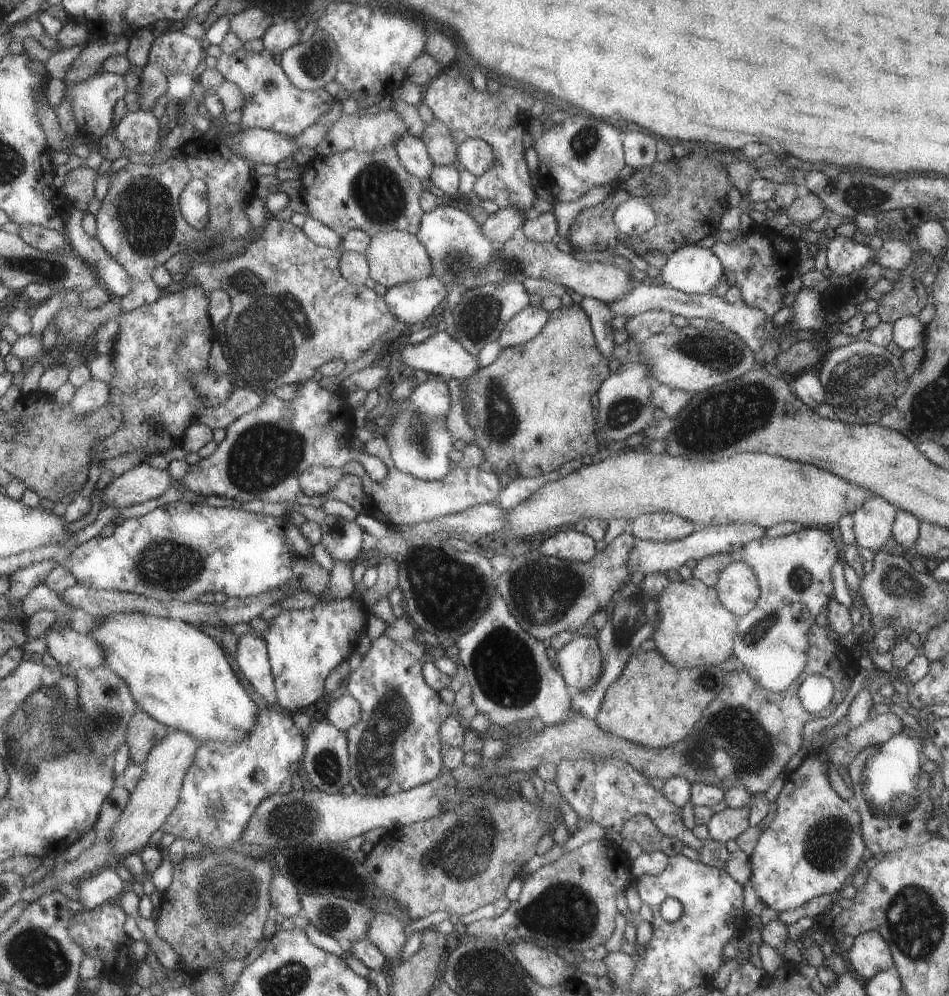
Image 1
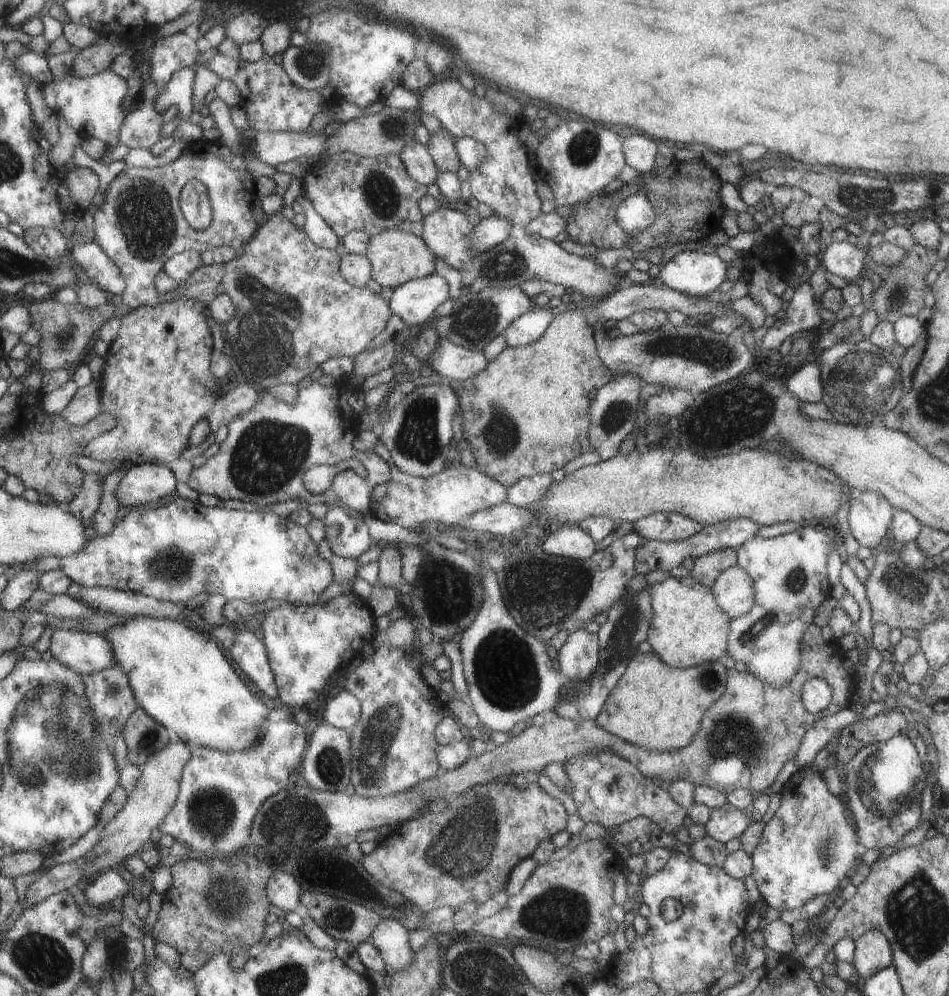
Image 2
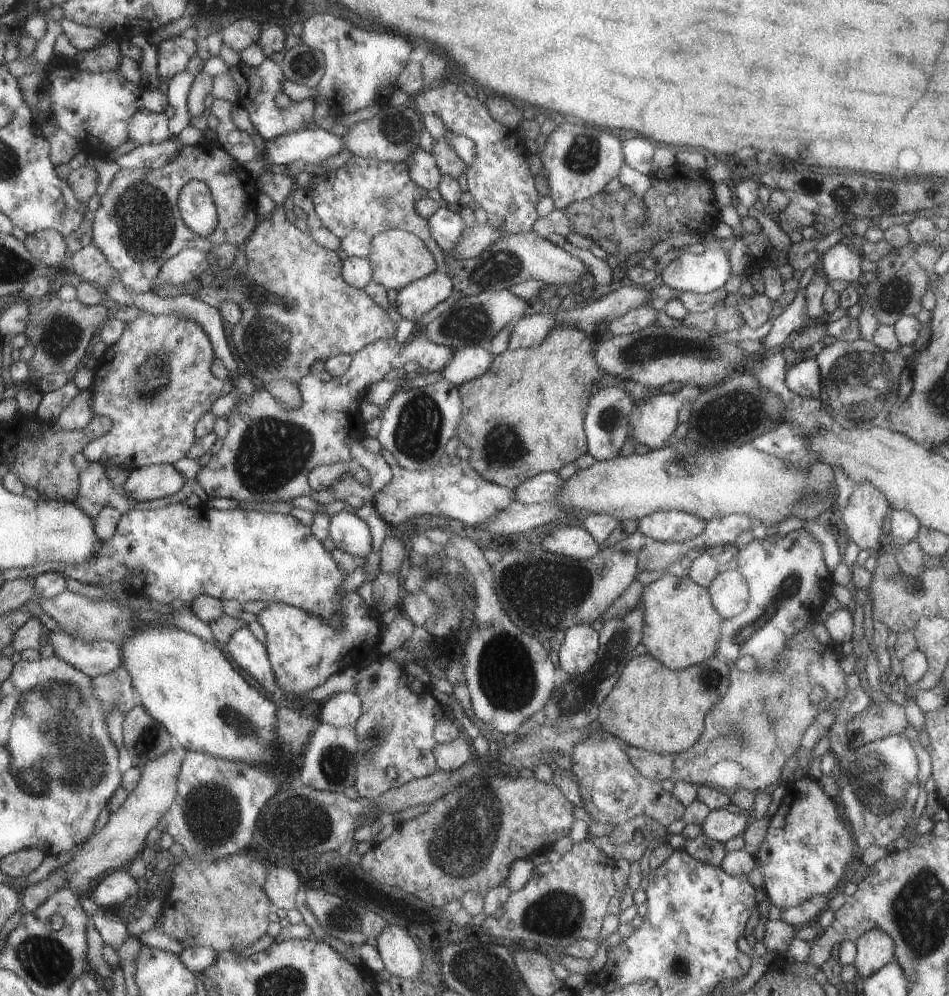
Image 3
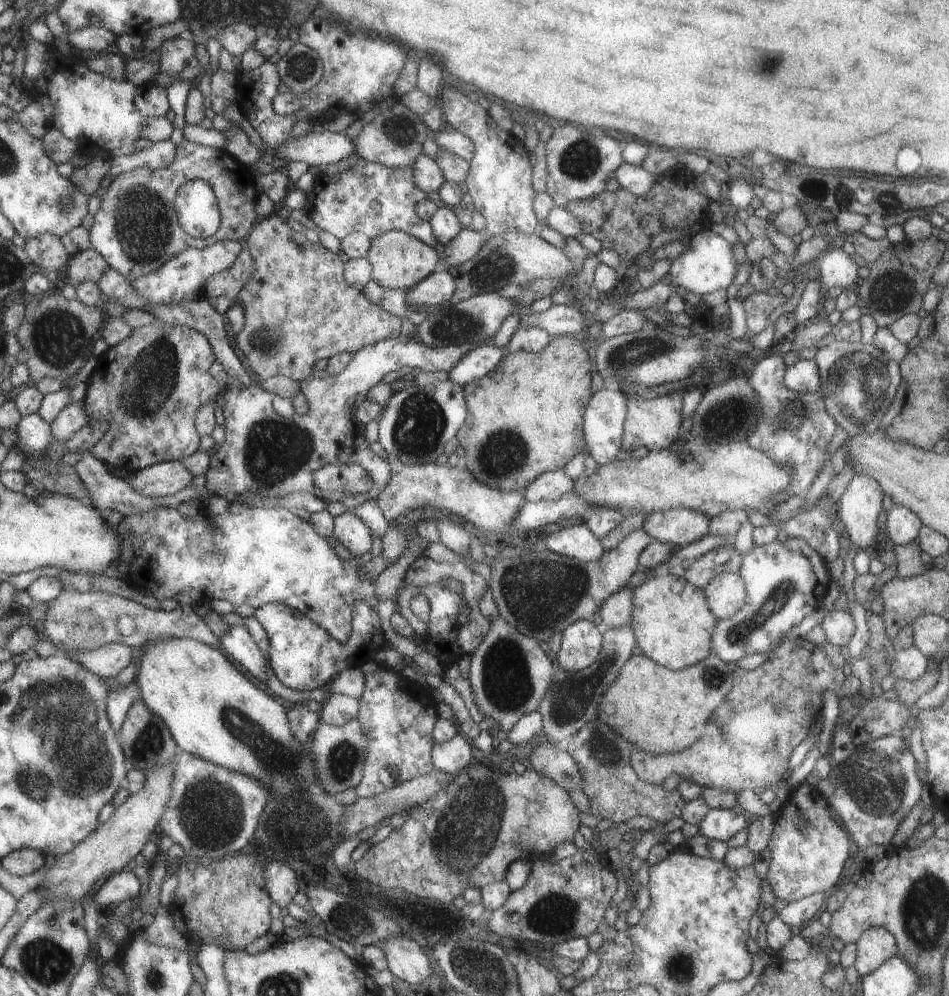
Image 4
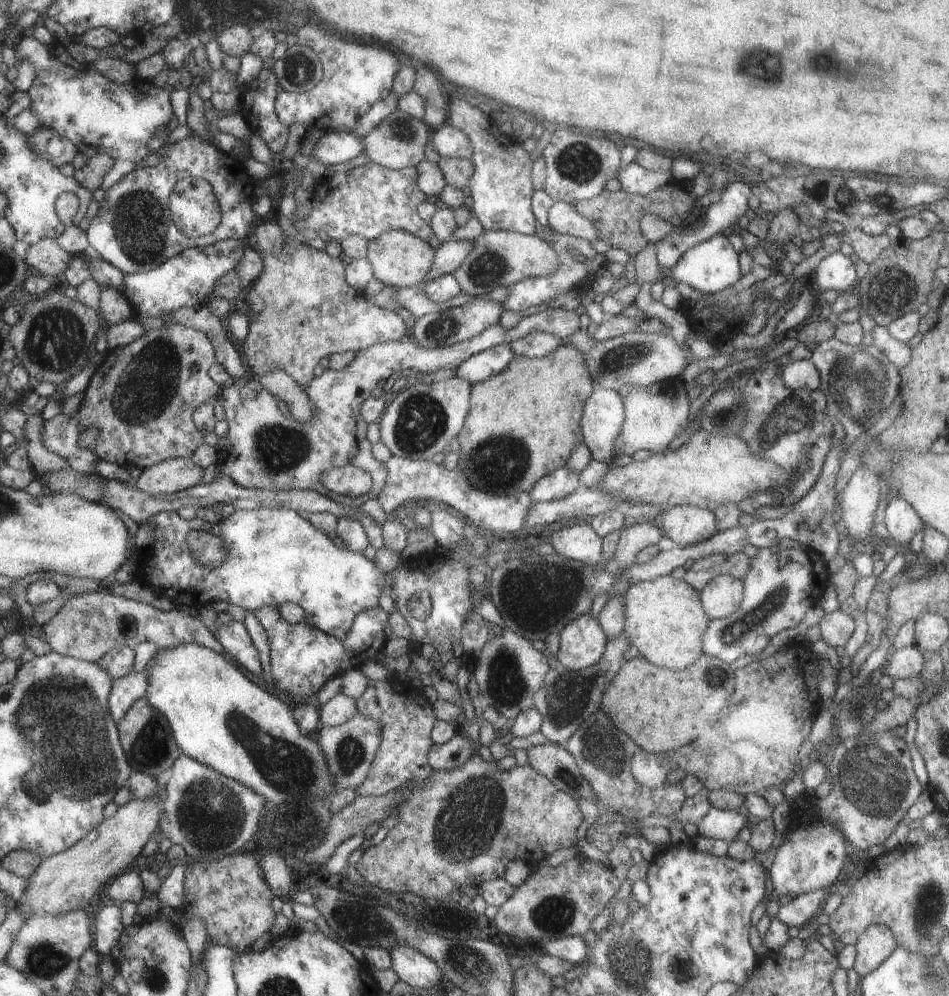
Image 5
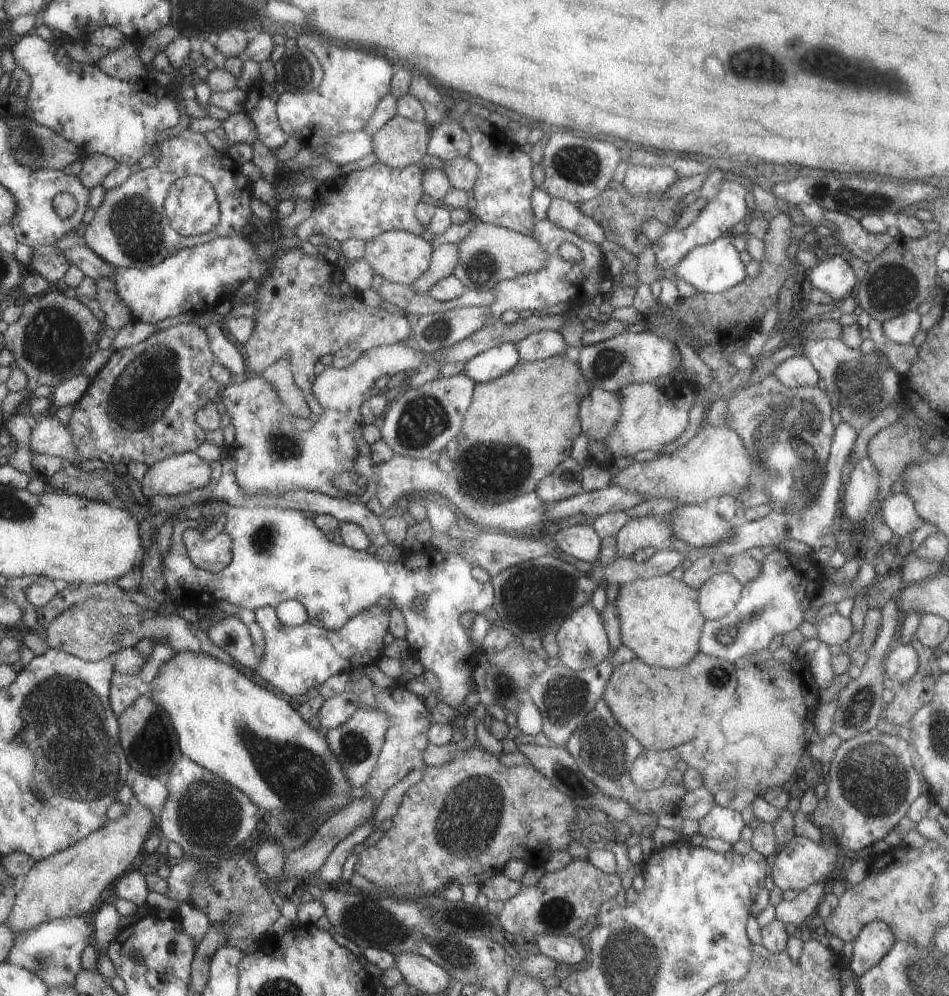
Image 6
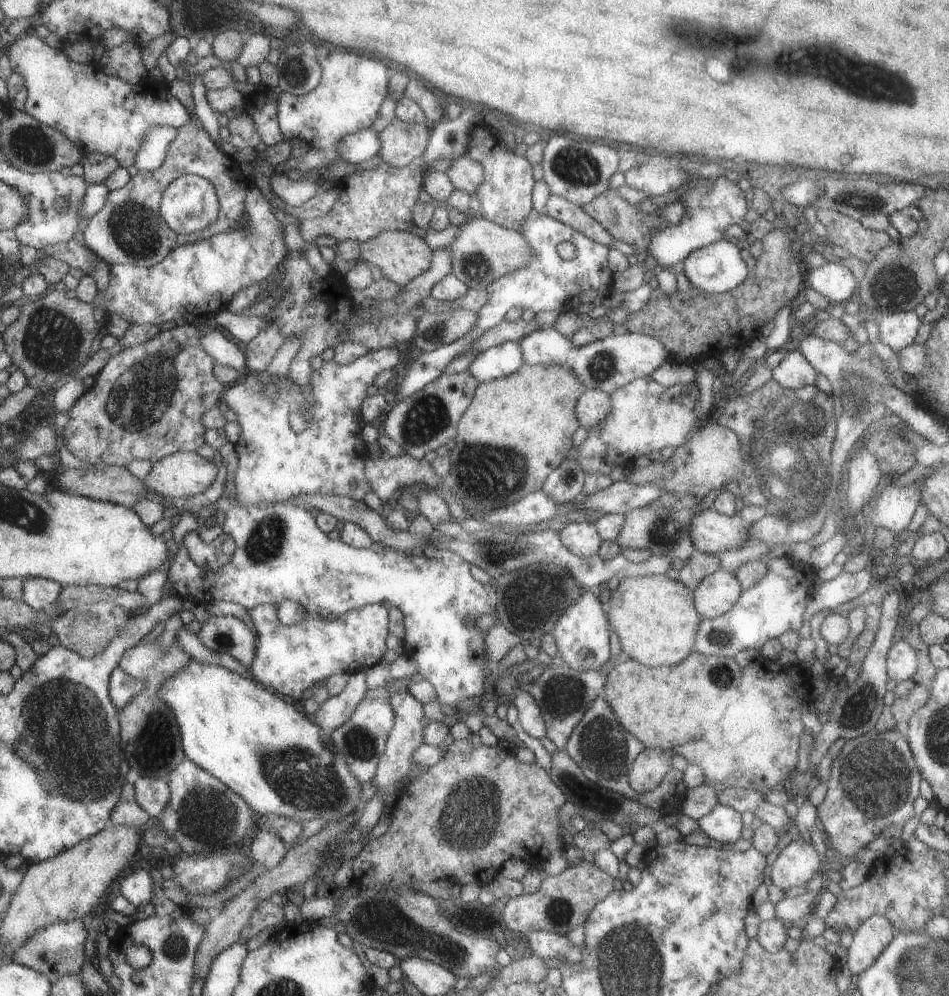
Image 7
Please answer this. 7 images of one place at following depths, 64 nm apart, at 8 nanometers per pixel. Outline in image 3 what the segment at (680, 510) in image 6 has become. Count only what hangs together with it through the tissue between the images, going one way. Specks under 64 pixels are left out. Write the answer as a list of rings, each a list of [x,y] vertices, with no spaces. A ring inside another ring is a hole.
[[[656,511],[639,520],[637,530],[655,541],[681,543],[698,536],[707,525],[693,514],[677,511]]]

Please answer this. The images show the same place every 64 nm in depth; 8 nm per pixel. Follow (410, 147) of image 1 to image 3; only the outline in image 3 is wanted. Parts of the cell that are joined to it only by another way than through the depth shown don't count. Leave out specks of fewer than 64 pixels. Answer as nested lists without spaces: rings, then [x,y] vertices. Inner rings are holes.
[[[418,147],[411,156],[408,164],[414,180],[428,190],[439,188],[445,174],[442,172],[436,157],[432,152]]]

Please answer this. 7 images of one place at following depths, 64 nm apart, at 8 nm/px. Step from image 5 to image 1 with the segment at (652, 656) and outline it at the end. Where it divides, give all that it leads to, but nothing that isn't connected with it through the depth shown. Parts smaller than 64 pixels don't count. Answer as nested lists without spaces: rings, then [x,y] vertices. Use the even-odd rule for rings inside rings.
[[[694,577],[669,582],[655,598],[659,608],[659,621],[653,632],[658,652],[678,668],[694,666],[720,666],[732,656],[737,628],[737,617],[719,601],[714,587],[710,588]]]

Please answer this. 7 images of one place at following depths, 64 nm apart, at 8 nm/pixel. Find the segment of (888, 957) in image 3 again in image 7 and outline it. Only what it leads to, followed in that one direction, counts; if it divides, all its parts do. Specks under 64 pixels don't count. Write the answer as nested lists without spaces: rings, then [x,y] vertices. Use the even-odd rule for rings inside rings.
[[[885,916],[868,917],[853,934],[851,945],[847,948],[845,967],[854,977],[864,972],[876,962],[895,933],[891,922]]]

